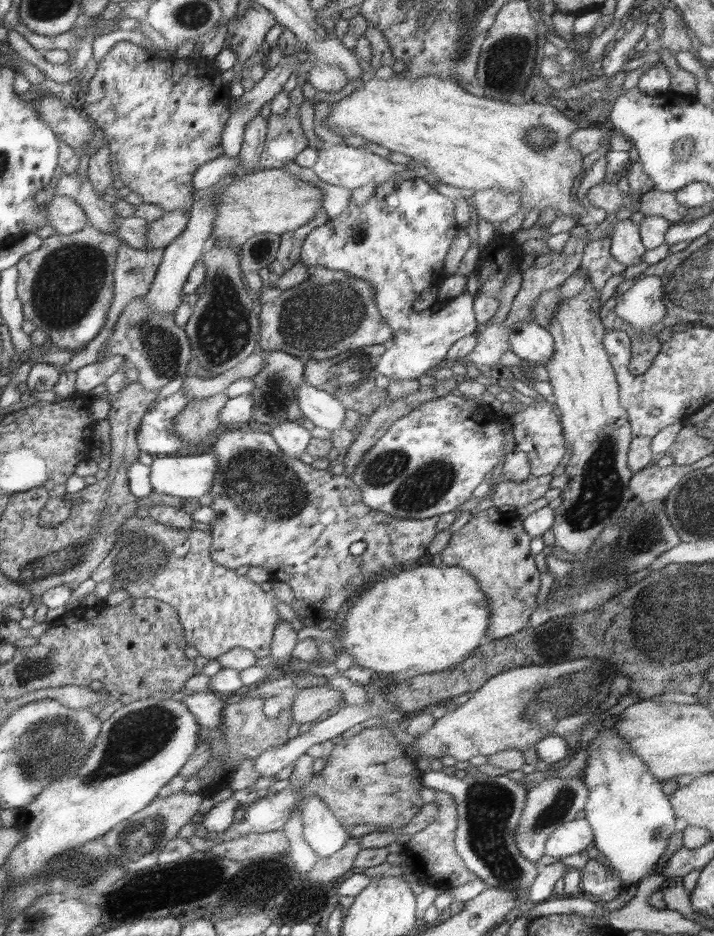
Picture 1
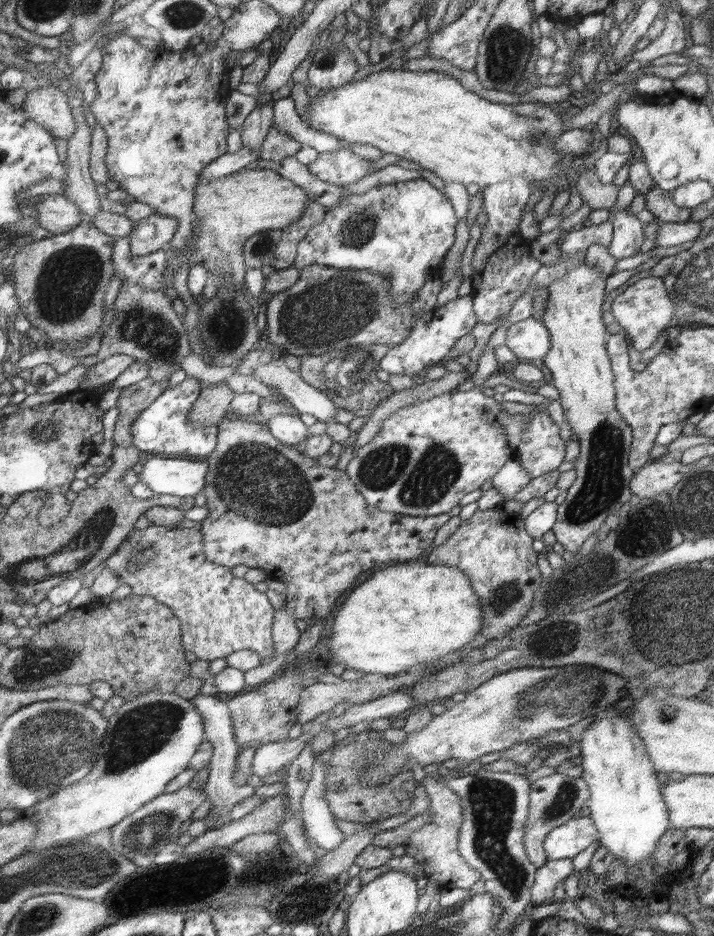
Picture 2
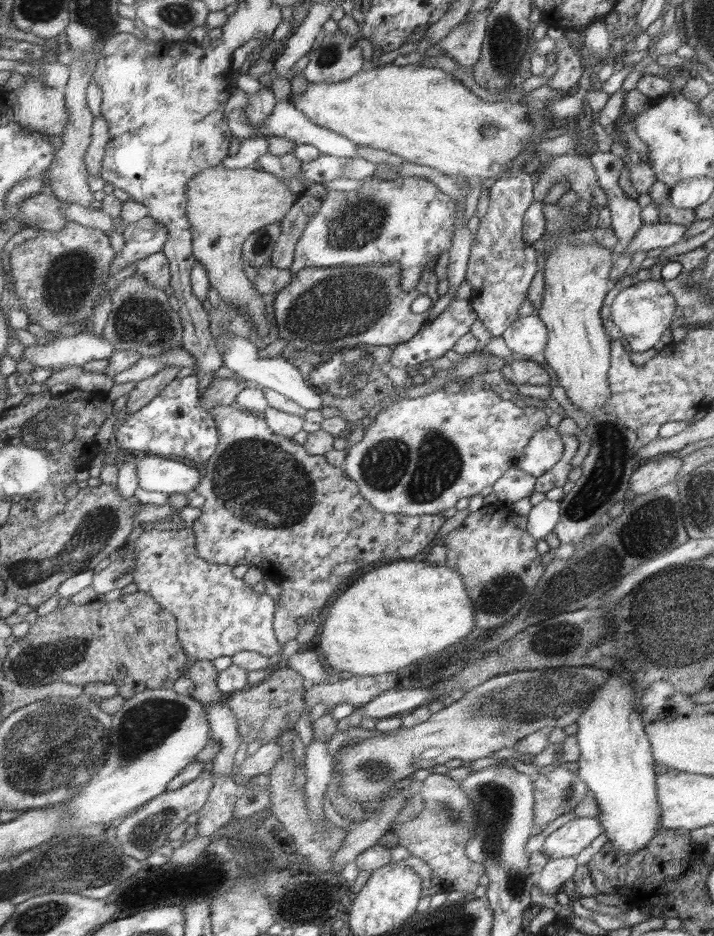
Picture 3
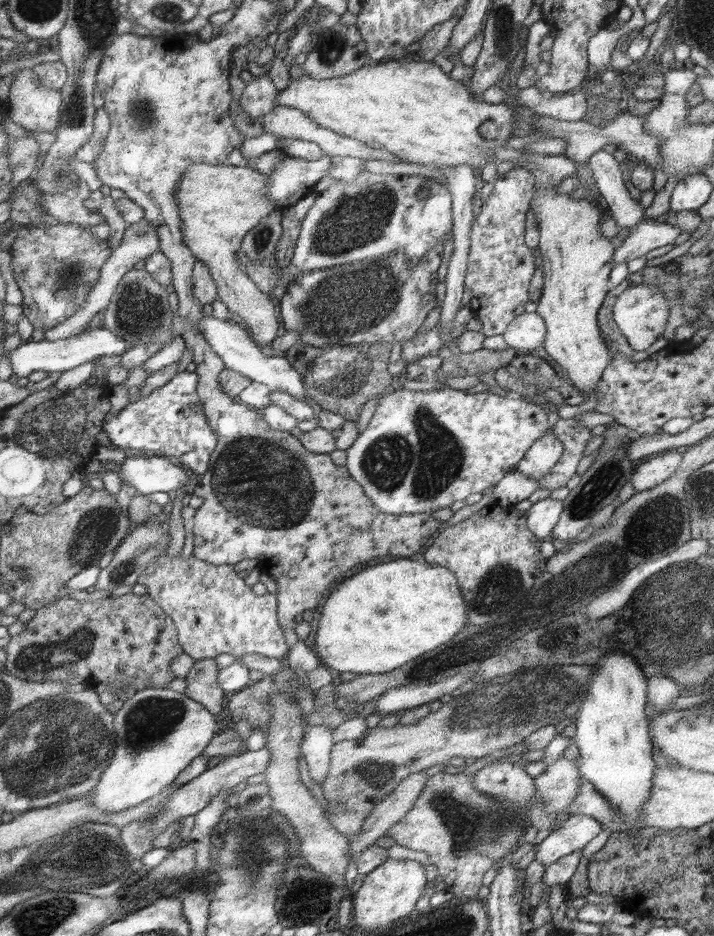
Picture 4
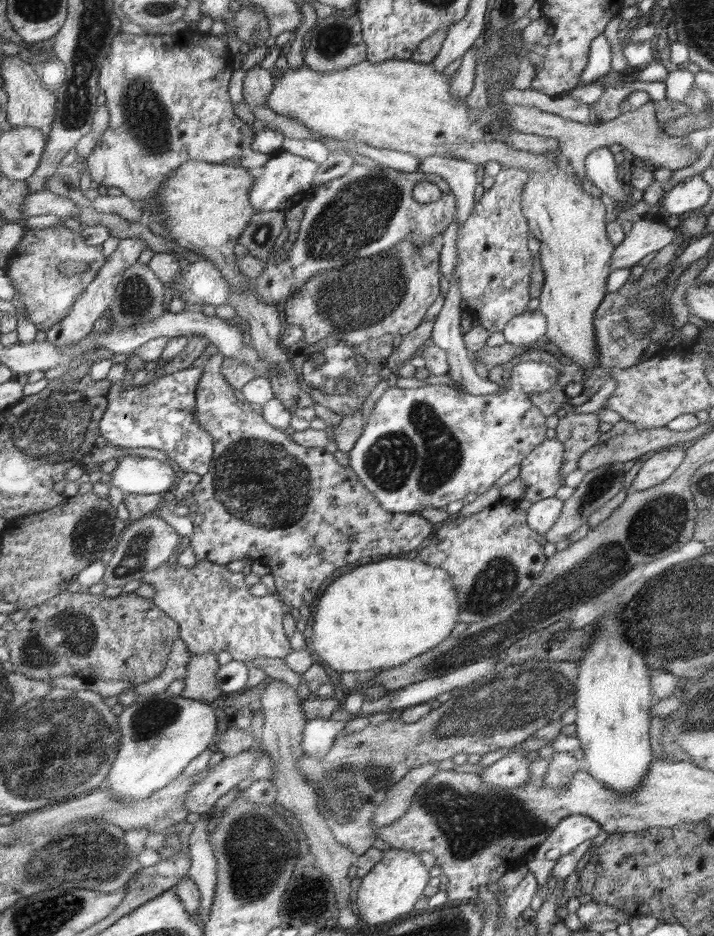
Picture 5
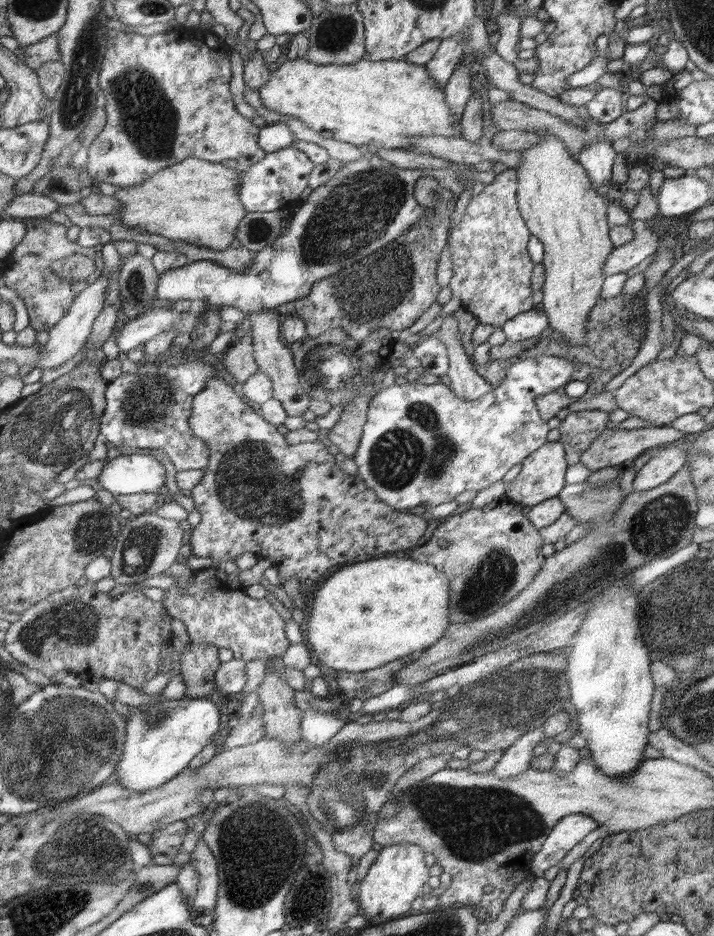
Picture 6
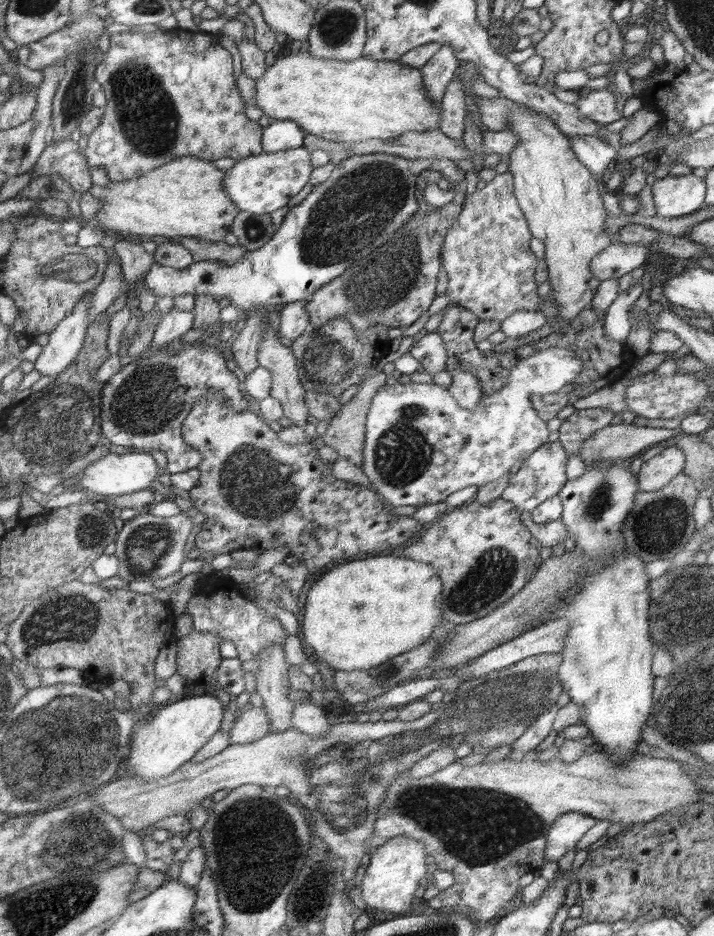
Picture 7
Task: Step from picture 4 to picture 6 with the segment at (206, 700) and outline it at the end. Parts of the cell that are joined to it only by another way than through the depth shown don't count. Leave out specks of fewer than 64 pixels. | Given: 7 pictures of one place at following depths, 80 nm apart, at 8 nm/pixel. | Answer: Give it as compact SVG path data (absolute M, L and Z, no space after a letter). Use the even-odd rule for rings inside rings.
M188 642L180 657L181 675L188 692L186 696L218 696L218 688L215 687L215 674L221 665L218 649L211 644Z

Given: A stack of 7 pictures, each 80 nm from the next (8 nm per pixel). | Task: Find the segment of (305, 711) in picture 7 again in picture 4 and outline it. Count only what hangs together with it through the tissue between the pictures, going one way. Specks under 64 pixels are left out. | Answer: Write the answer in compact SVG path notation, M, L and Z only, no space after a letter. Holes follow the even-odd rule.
M308 725L306 729L308 729L308 733L301 742L301 754L306 759L312 780L322 783L330 769L331 750L334 746L332 741L334 728Z

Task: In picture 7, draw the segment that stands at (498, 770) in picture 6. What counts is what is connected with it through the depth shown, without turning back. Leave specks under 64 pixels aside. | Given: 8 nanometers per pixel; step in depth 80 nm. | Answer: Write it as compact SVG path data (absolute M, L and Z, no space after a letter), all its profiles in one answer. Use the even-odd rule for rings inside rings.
M554 703L550 711L541 714L527 727L524 734L511 744L513 751L507 756L507 758L510 758L510 761L520 761L520 758L524 758L529 750L541 744L544 738L546 738L548 733L553 729L554 717L558 709L556 703Z

